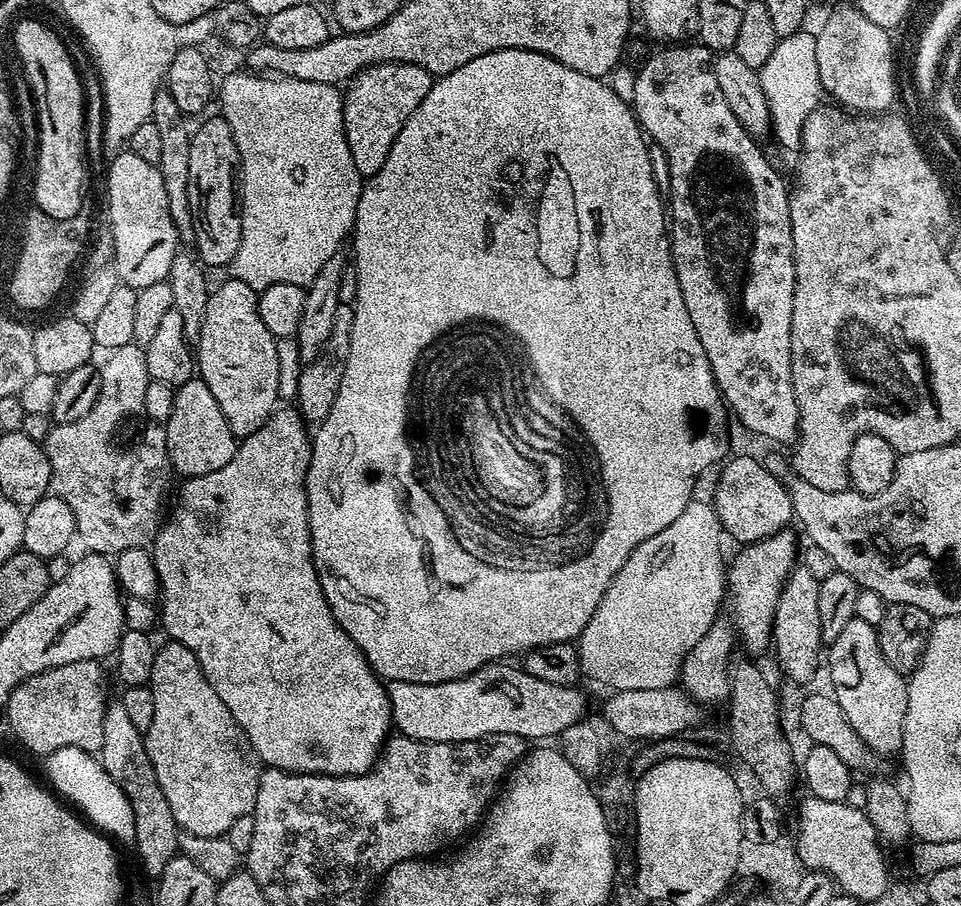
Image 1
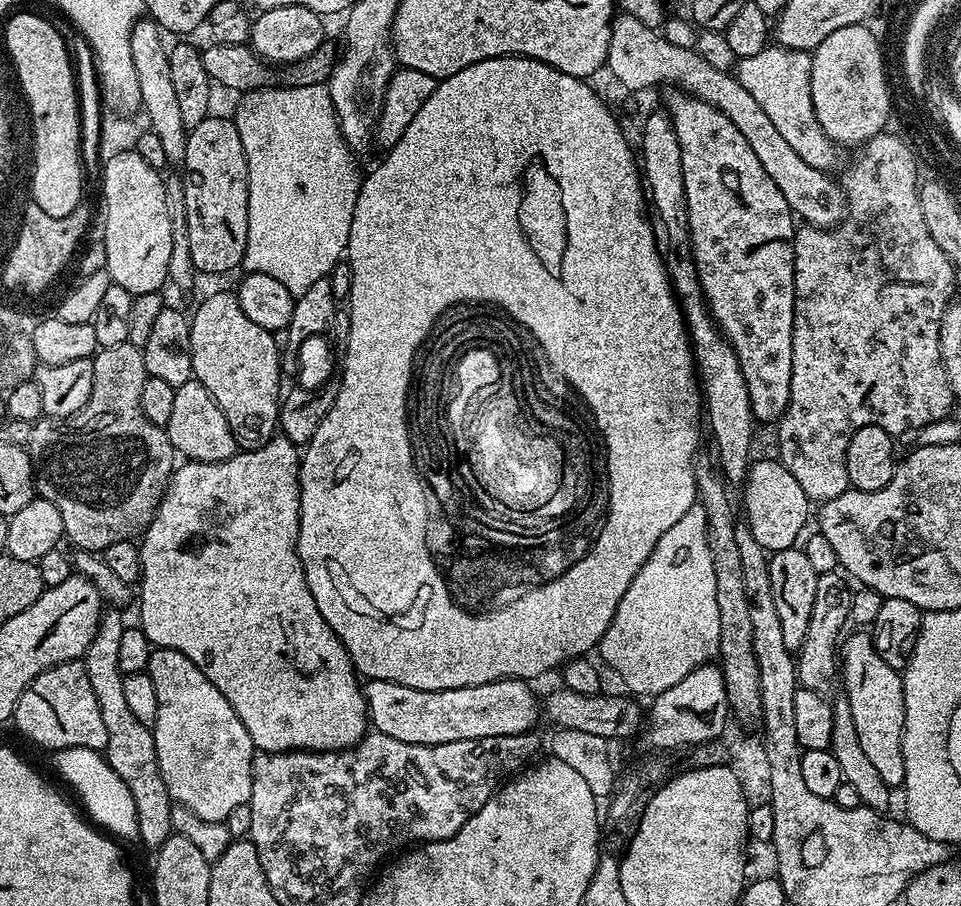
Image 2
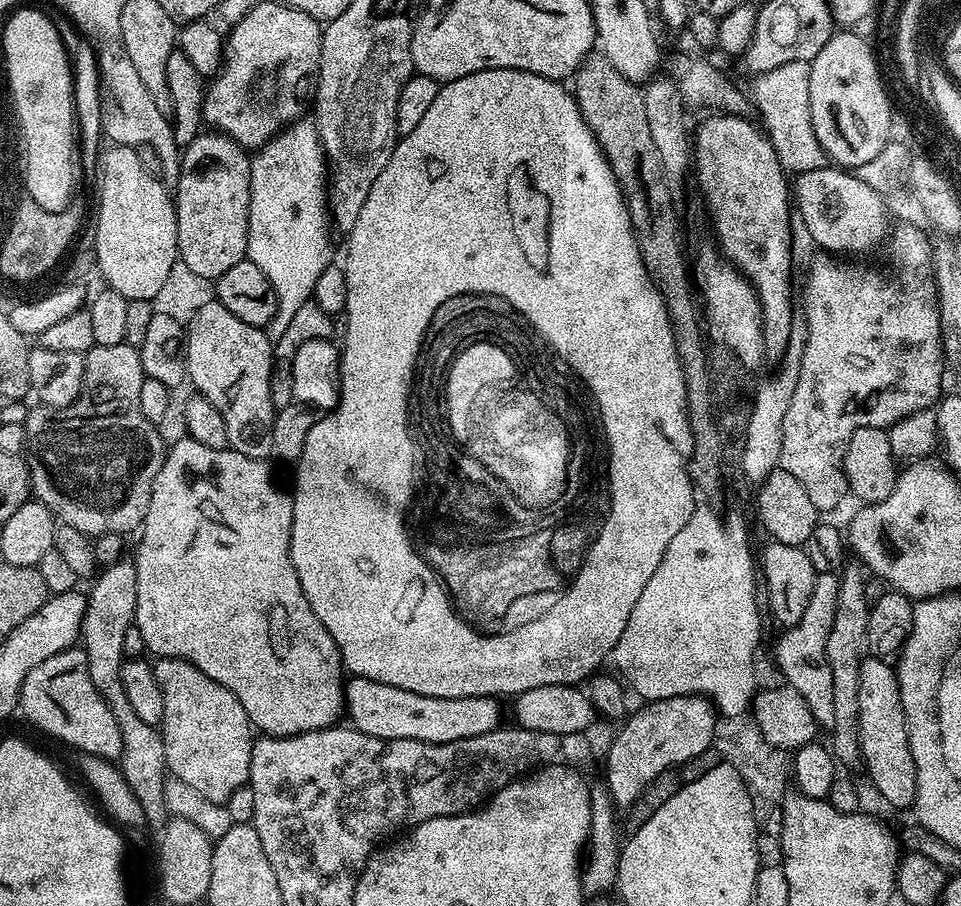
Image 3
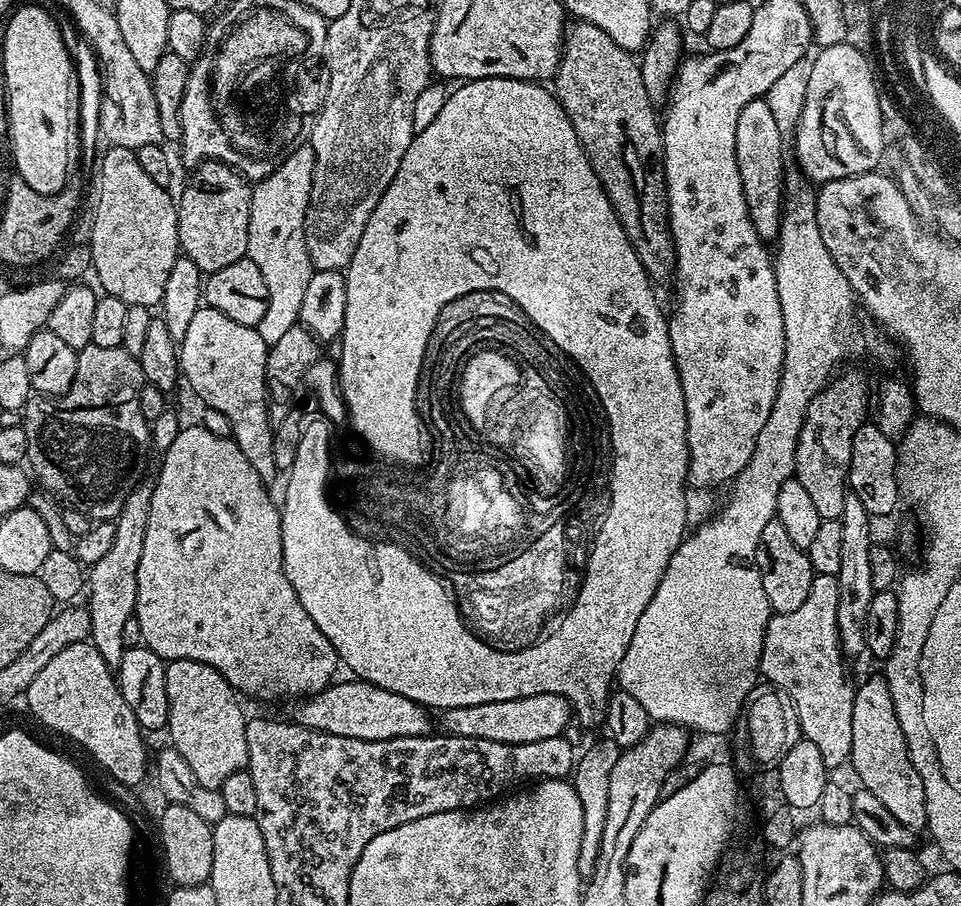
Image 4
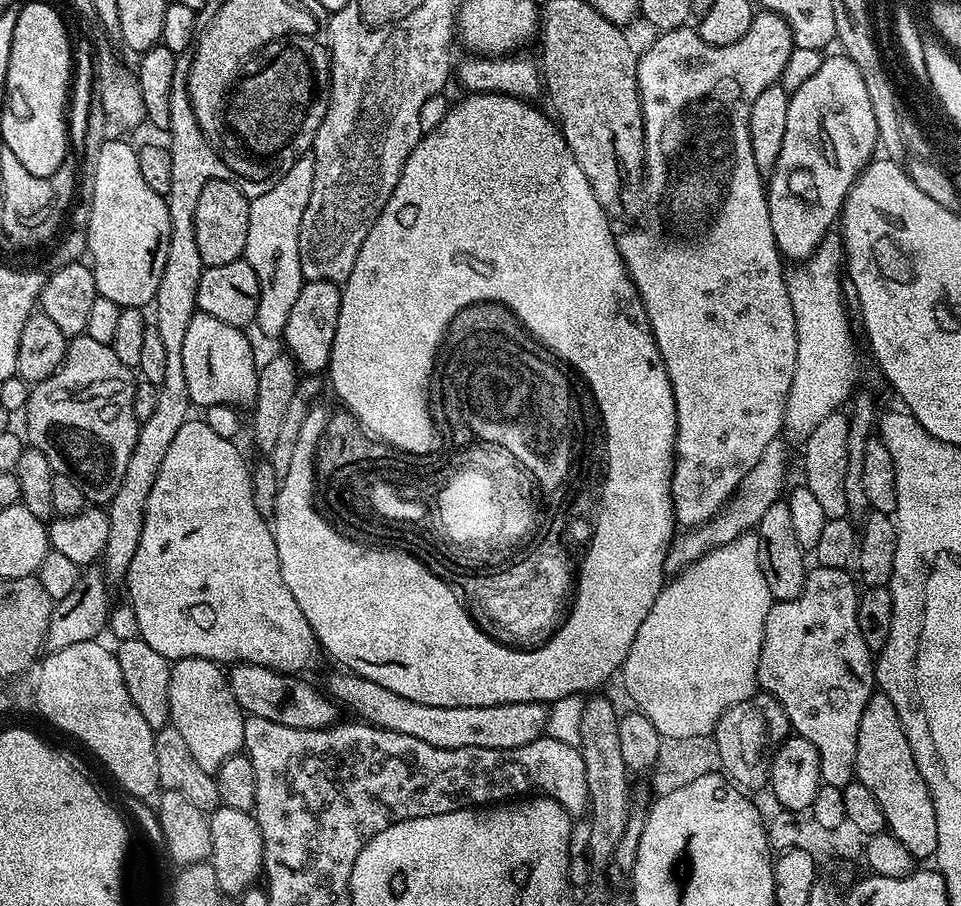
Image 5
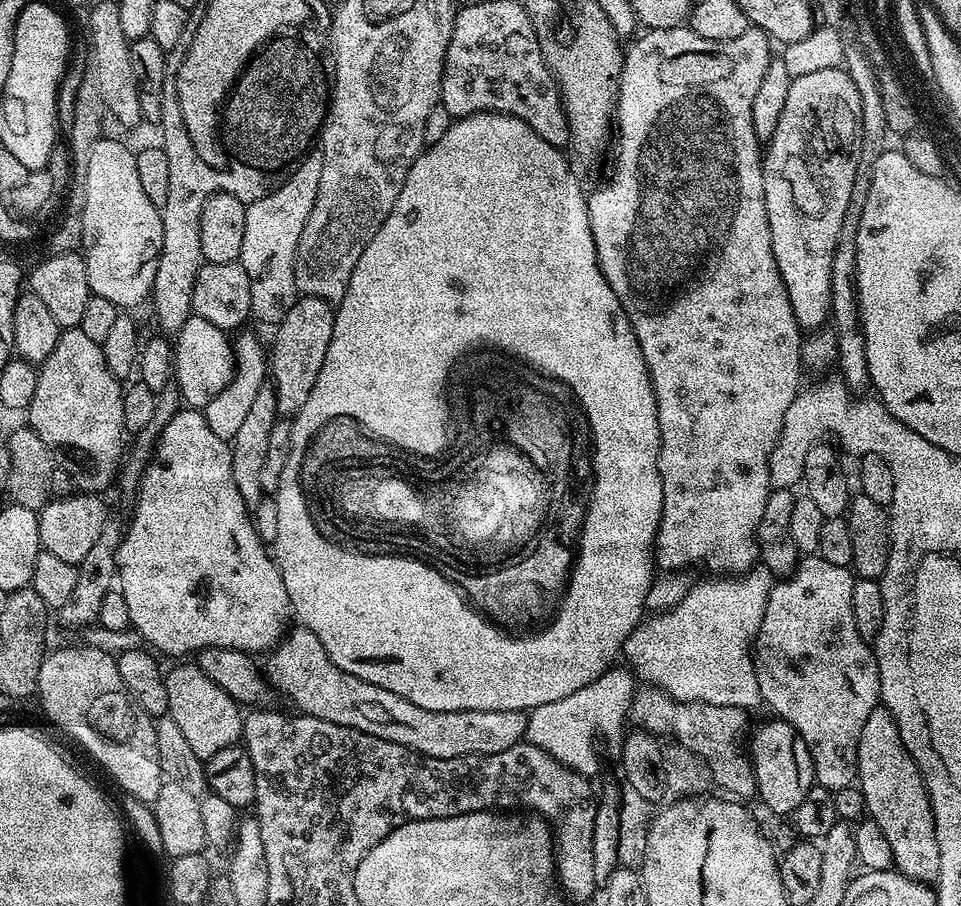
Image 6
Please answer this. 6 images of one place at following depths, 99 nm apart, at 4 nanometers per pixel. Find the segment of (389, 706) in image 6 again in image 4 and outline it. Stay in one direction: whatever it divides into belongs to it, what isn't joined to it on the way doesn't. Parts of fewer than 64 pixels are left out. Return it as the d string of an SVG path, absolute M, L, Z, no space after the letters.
M530 694L522 698L510 698L510 702L486 702L478 706L449 708L443 713L443 731L449 736L473 736L507 744L542 742L542 738L564 736L570 705L565 696L558 694Z

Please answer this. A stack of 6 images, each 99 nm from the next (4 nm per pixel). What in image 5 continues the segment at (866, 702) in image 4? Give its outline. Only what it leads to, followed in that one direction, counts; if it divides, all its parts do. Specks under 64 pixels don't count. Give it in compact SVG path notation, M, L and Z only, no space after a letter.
M873 691L866 710L862 710L862 722L858 725L858 754L855 779L860 781L882 810L887 831L915 857L917 861L935 857L938 846L938 818L934 814L934 802L928 783L922 778L910 750L910 742L902 730L898 710L886 693Z

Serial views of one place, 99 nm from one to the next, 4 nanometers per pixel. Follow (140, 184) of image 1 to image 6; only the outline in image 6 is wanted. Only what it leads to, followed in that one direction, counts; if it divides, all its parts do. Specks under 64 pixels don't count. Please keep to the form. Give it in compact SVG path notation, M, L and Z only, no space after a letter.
M138 166L133 168L91 168L82 174L84 180L84 212L79 213L84 229L82 238L86 274L91 295L114 302L118 310L132 310L135 304L149 299L154 286L154 274L158 270L158 258L162 250L162 218L160 210L146 198L138 179Z

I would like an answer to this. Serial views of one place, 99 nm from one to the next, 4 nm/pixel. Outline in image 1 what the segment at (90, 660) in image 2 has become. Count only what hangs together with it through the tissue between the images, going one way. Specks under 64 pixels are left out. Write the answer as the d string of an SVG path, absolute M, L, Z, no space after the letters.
M119 702L109 703L104 709L102 746L98 759L110 778L125 792L134 810L134 850L140 855L145 870L158 874L178 855L181 829L176 826L170 802L166 802L166 794L162 794L162 786L158 786L158 774L154 774L150 754L144 745L144 733L138 730L138 726L134 726L134 722L130 722Z

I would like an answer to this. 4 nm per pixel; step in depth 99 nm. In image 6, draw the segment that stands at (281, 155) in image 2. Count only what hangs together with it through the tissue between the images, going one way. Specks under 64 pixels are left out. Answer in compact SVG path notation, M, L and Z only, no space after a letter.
M309 151L293 167L284 183L279 184L273 192L268 192L261 200L249 203L246 207L246 238L242 238L242 254L238 262L250 278L252 316L269 326L275 326L282 318L286 318L286 310L290 310L290 306L294 306L296 301L298 293L294 282L294 266L296 265L298 238L302 238L302 226L306 226L306 218L310 218L314 198L318 198L318 181L322 179L323 165L323 151Z

